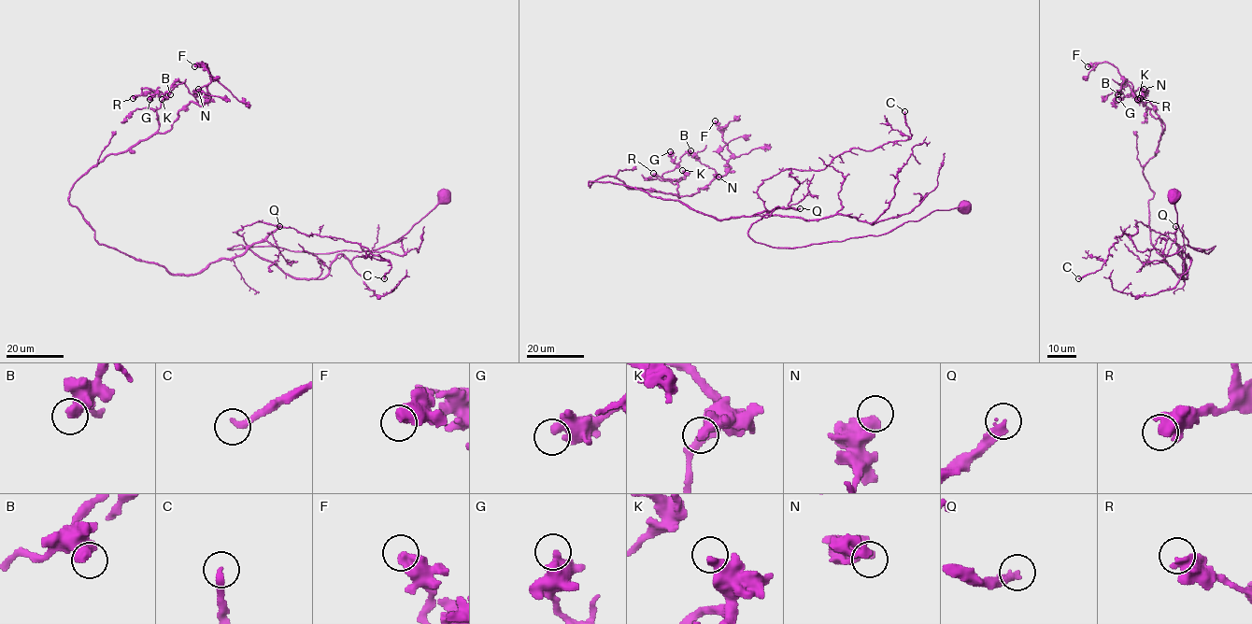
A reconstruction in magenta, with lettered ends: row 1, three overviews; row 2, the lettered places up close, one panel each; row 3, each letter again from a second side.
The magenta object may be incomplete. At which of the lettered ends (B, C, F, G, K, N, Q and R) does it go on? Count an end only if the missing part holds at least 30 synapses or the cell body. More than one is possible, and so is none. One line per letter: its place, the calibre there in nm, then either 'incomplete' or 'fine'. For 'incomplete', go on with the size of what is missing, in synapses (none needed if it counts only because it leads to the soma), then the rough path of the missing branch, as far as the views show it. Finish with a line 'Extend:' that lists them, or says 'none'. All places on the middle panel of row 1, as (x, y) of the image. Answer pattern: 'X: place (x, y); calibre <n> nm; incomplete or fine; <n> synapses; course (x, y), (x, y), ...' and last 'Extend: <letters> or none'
B: place (690, 150); calibre 550 nm; fine
C: place (904, 111); calibre 280 nm; fine
F: place (715, 120); calibre 550 nm; fine
G: place (670, 151); calibre 500 nm; fine
K: place (682, 170); calibre 360 nm; fine
N: place (718, 177); calibre 460 nm; fine
Q: place (800, 208); calibre 360 nm; incomplete; 80 synapses; course (800, 208), (810, 212), (818, 205), (810, 183), (816, 167), (825, 144), (851, 119), (852, 103), (864, 90)
R: place (653, 173); calibre 550 nm; fine
Extend: Q

